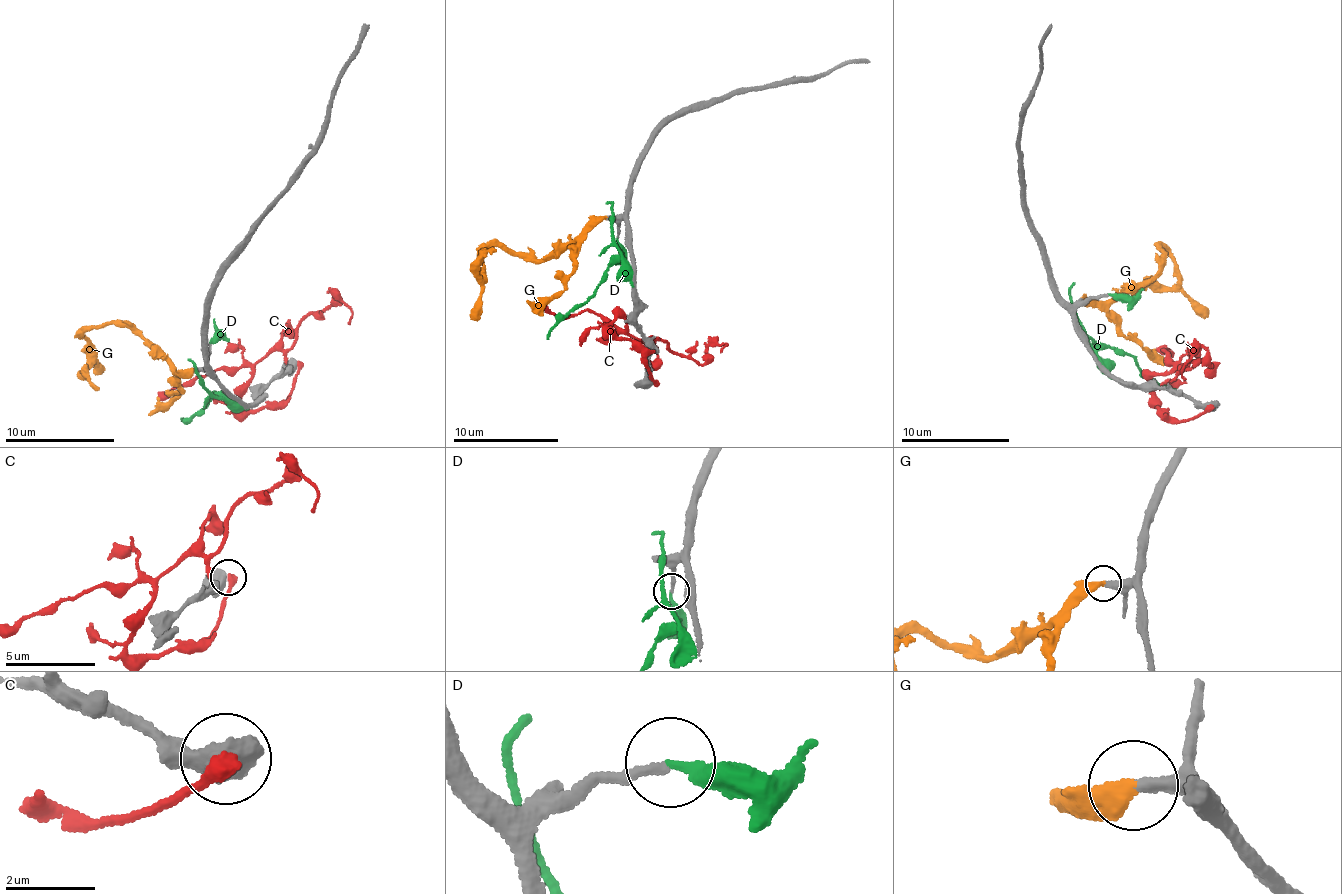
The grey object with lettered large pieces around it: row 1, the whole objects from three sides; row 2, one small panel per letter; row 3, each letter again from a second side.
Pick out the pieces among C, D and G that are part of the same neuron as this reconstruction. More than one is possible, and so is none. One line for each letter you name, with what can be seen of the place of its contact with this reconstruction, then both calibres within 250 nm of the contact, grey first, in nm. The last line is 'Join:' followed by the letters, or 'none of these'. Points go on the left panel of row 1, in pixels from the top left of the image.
G: contact (194, 369); calibres 320 and 400 nm
Join: G

